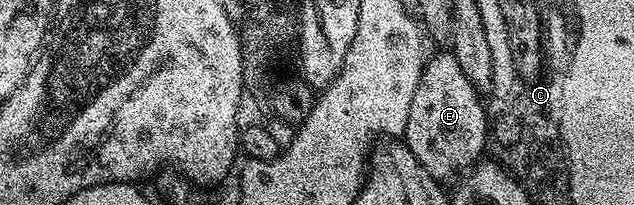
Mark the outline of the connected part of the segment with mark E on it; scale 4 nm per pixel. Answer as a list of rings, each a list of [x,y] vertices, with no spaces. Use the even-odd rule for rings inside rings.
[[[452,52],[436,54],[433,58],[431,55],[425,61],[418,88],[414,88],[414,100],[410,100],[410,116],[402,141],[418,156],[422,168],[441,184],[447,183],[447,178],[463,175],[481,161],[480,153],[490,142],[490,114],[480,97],[481,91],[467,78]]]

